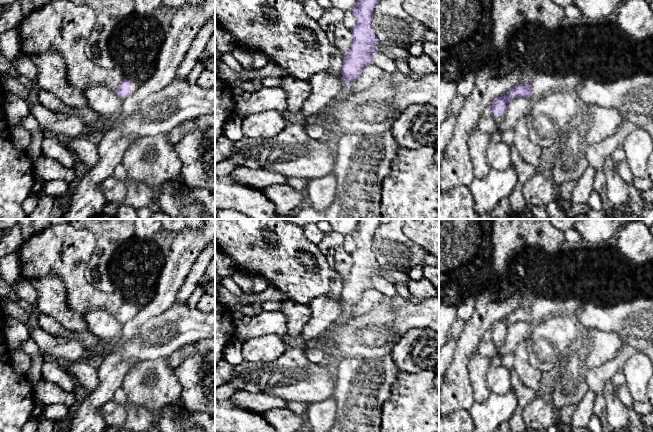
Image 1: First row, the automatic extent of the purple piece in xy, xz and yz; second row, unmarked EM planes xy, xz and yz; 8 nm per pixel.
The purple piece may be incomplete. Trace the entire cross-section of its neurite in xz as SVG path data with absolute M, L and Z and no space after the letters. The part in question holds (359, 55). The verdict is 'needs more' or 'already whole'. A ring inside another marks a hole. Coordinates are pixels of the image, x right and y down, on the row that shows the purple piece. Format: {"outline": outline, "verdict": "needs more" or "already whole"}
{"outline": "M358 0L351 12L355 16L356 24L351 28L353 41L344 53L343 75L344 86L349 86L358 79L363 69L373 63L372 55L377 52L376 44L380 41L374 34L372 15L380 0Z", "verdict": "already whole"}

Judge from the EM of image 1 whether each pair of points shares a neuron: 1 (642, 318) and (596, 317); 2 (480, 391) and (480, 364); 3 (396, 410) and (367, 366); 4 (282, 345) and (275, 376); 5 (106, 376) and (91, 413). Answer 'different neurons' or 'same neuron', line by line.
1: same neuron
2: same neuron
3: different neurons
4: different neurons
5: same neuron

